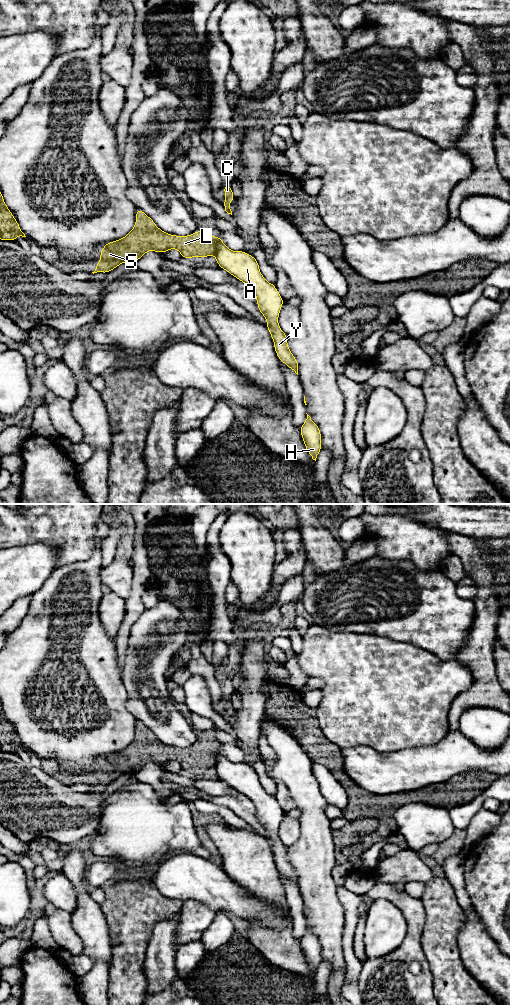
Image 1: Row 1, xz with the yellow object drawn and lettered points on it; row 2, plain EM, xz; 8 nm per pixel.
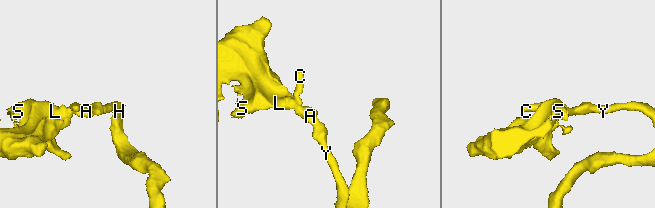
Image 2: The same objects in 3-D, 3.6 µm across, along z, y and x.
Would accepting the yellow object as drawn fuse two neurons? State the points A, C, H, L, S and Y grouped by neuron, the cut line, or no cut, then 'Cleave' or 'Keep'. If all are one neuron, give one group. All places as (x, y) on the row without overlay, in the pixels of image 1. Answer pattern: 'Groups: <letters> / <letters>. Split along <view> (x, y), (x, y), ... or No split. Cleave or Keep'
Groups: A C H Y / L S. Split along xz (218, 749), (214, 766). Cleave

